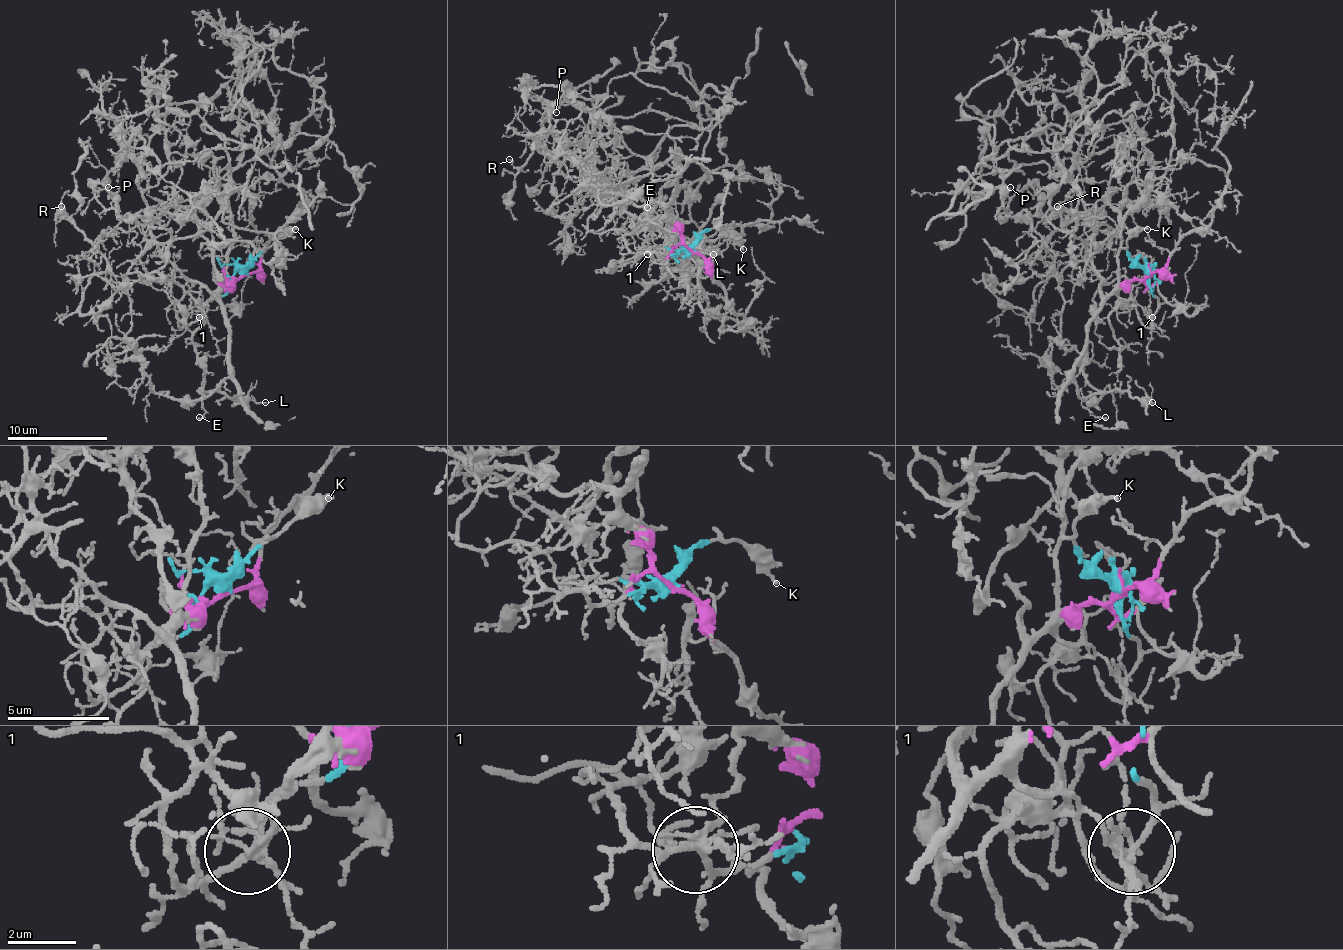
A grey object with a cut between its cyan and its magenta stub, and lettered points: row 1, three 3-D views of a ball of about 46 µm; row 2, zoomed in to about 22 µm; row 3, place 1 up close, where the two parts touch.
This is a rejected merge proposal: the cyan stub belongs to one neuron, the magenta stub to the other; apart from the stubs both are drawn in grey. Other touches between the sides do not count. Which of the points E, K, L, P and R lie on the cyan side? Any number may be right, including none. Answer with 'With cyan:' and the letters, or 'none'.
With cyan: K, P, R

